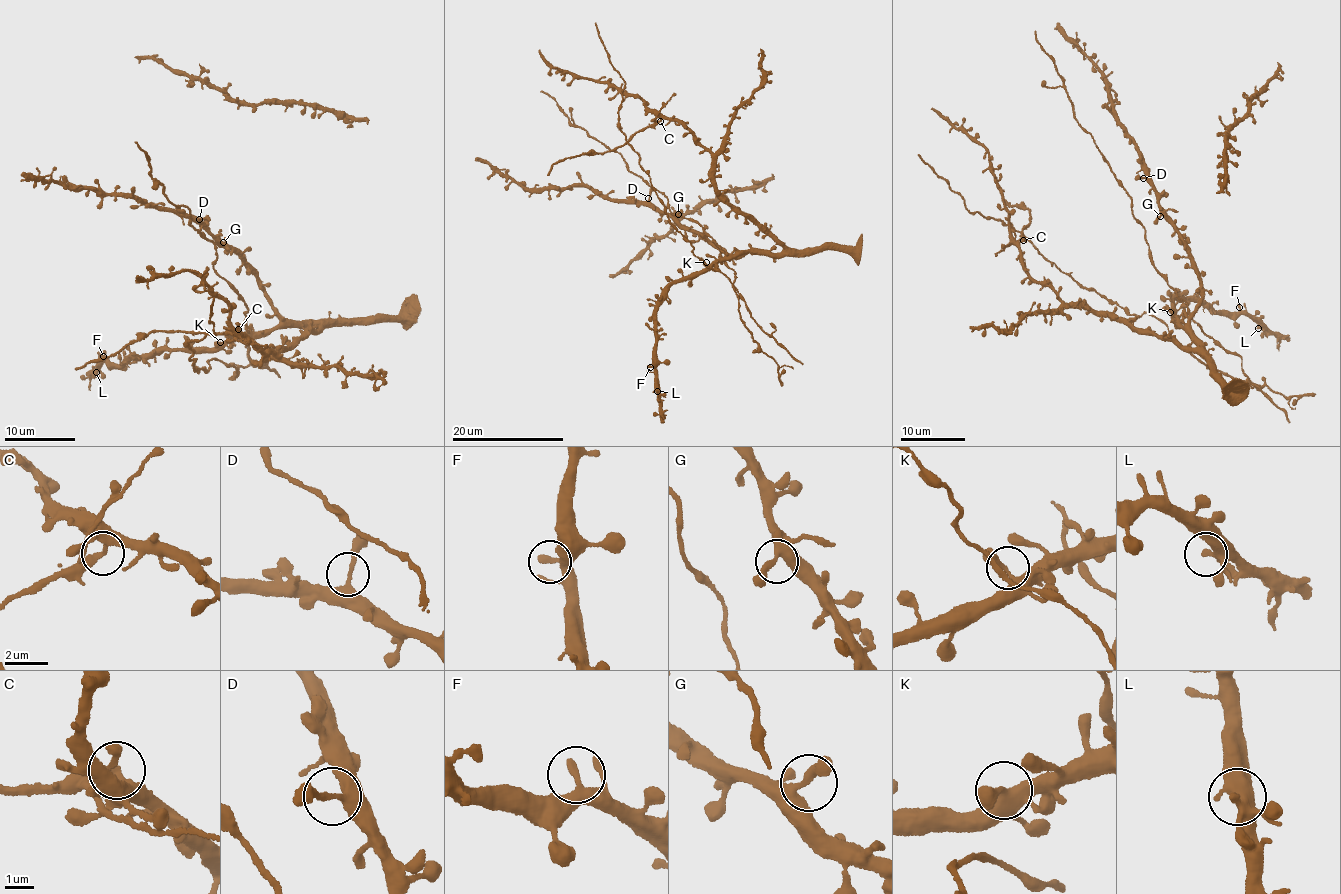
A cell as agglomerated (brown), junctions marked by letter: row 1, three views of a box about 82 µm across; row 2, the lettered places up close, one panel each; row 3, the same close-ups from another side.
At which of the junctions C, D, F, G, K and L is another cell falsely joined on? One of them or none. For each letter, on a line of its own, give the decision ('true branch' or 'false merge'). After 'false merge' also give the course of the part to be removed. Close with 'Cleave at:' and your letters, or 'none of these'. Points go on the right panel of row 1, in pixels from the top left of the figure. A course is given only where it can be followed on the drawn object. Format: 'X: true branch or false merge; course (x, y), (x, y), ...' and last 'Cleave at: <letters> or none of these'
C: false merge; course (1023, 240), (1021, 231), (1030, 222), (1029, 211), (1023, 206), (1019, 208), (1004, 200), (1010, 204)
D: true branch
F: true branch
G: true branch
K: true branch
L: true branch
Cleave at: C

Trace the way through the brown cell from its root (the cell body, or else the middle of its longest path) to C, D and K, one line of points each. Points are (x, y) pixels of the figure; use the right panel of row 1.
C: (1188, 333), (1191, 342), (1185, 346), (1083, 307), (1069, 306), (1049, 286), (1028, 275), (1019, 245), (1023, 240)
D: (1188, 333), (1187, 326), (1200, 296), (1199, 272), (1190, 247), (1167, 220), (1157, 192), (1143, 178)
K: (1188, 333), (1170, 312)

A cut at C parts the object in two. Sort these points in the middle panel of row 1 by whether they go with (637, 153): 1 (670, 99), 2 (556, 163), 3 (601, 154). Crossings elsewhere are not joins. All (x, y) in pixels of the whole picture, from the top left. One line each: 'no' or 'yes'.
1: no
2: no
3: no

